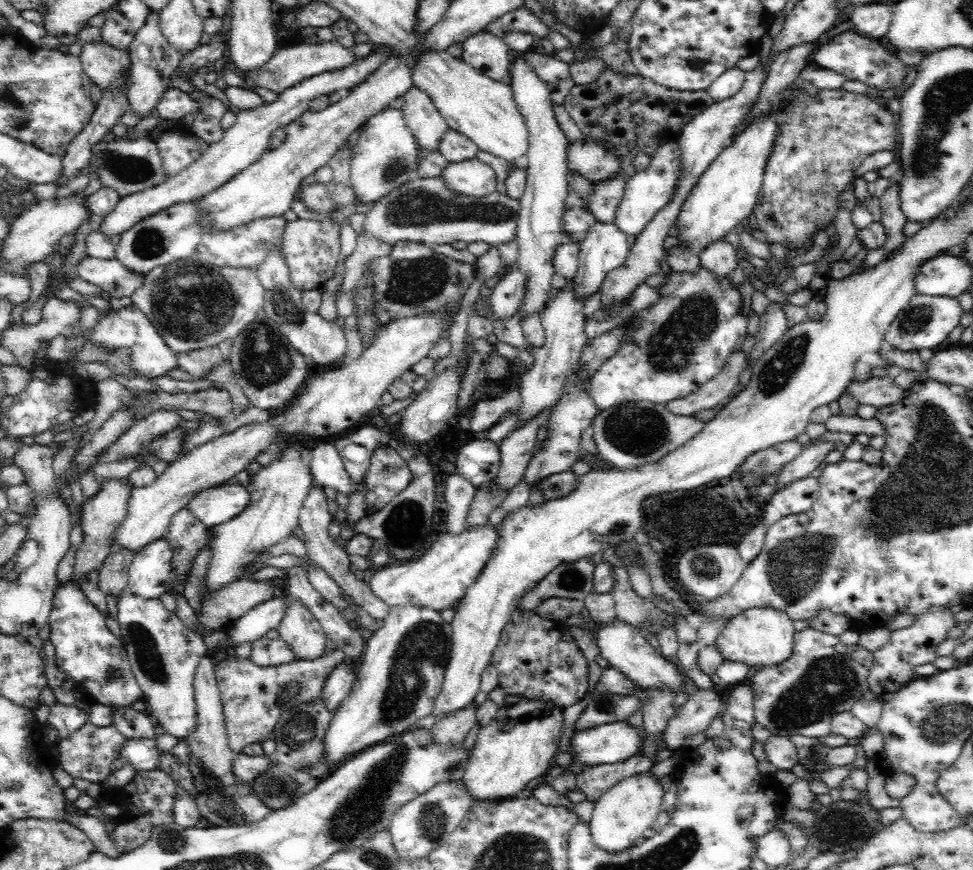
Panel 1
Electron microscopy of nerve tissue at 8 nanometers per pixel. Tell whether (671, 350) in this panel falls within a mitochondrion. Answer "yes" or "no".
yes

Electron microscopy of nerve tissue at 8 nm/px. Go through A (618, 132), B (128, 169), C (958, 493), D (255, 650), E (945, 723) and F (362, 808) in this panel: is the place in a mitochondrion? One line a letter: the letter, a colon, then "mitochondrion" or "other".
A: other
B: mitochondrion
C: mitochondrion
D: other
E: mitochondrion
F: mitochondrion

